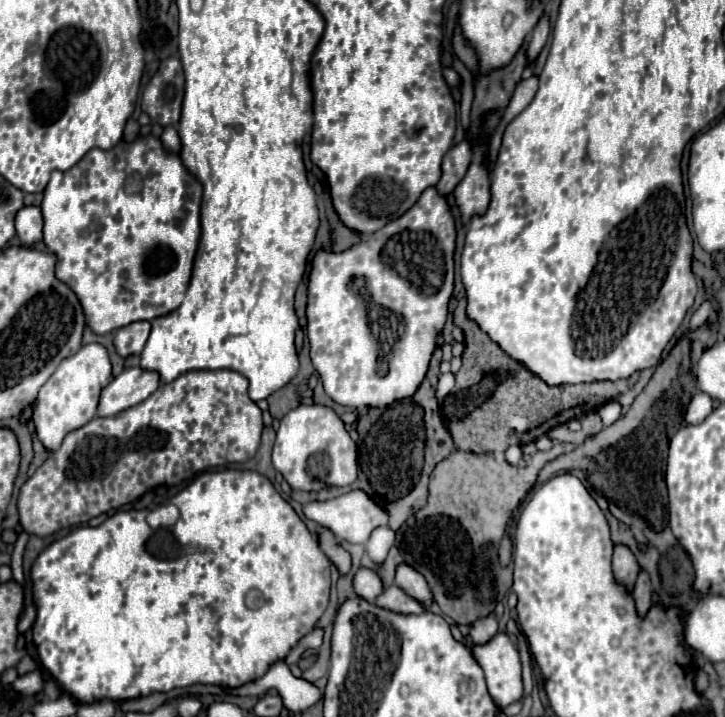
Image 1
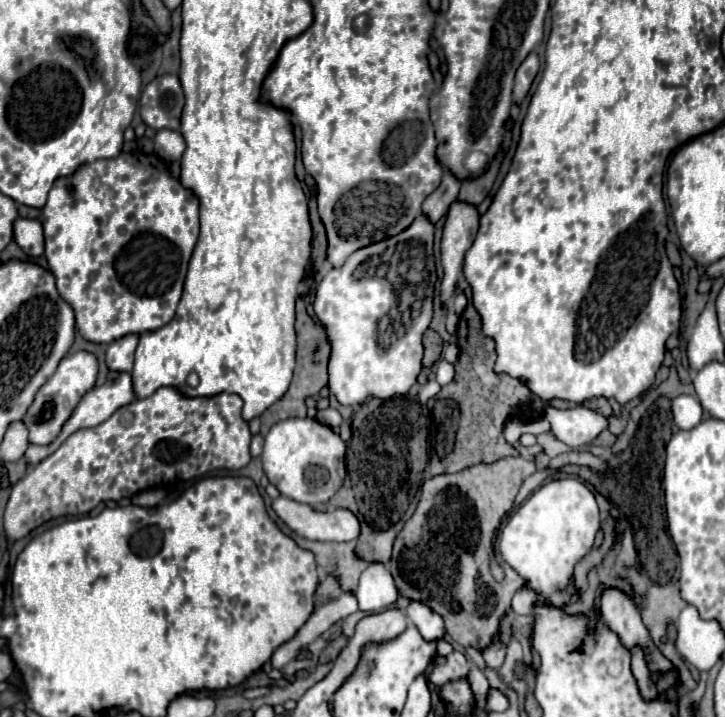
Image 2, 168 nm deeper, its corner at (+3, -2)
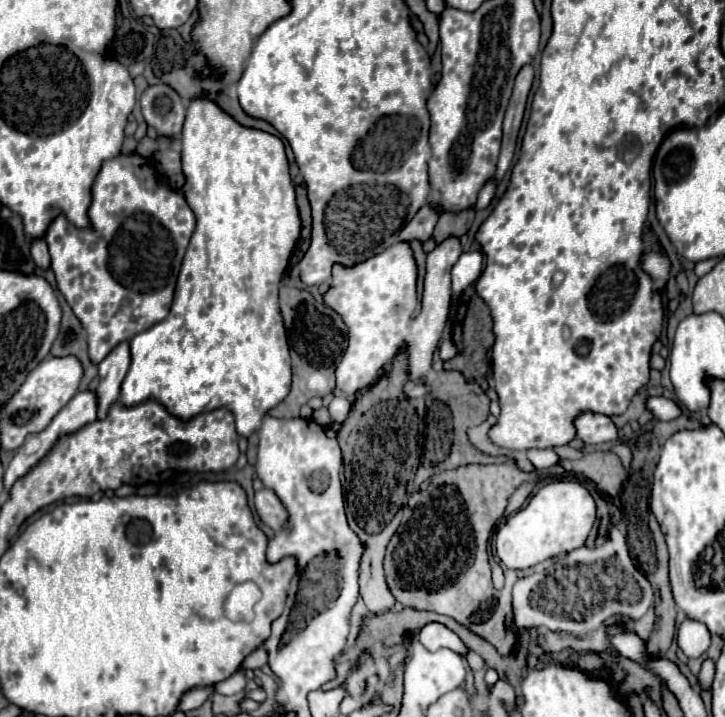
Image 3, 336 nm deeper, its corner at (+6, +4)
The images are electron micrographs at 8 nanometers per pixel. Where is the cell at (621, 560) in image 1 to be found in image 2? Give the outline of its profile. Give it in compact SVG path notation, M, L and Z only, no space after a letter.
M606 587L600 597L600 615L628 649L632 649L634 645L642 645L650 671L666 673L668 669L672 669L672 663L654 647L650 633L642 623L638 607L626 591L618 587Z

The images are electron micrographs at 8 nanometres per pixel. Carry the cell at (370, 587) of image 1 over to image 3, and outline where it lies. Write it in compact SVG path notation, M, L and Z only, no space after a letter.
M257 647L253 653L249 653L243 661L243 669L251 669L251 671L259 671L263 665L267 665L267 657L265 657L265 651L261 647Z

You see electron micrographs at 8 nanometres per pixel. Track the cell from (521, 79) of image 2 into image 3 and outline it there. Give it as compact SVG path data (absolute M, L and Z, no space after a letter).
M525 65L521 69L521 73L515 79L515 87L513 87L513 95L505 113L505 121L503 121L503 145L501 145L501 155L497 161L497 171L495 171L495 183L499 183L503 179L503 175L507 173L507 169L511 167L513 155L515 155L515 143L517 143L517 135L519 135L519 127L525 115L525 105L527 105L527 97L529 97L529 89L533 83L533 67Z

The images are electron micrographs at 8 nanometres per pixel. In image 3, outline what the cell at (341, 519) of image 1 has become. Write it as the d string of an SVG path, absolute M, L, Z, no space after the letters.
M261 489L255 493L255 509L261 521L273 531L281 529L281 525L285 523L285 507L271 489Z

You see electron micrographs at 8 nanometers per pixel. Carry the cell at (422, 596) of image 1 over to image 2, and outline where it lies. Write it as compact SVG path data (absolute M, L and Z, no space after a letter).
M412 599L408 609L406 609L406 615L418 627L418 631L422 633L422 637L426 641L438 641L444 637L442 617L436 611L432 611L426 603Z

